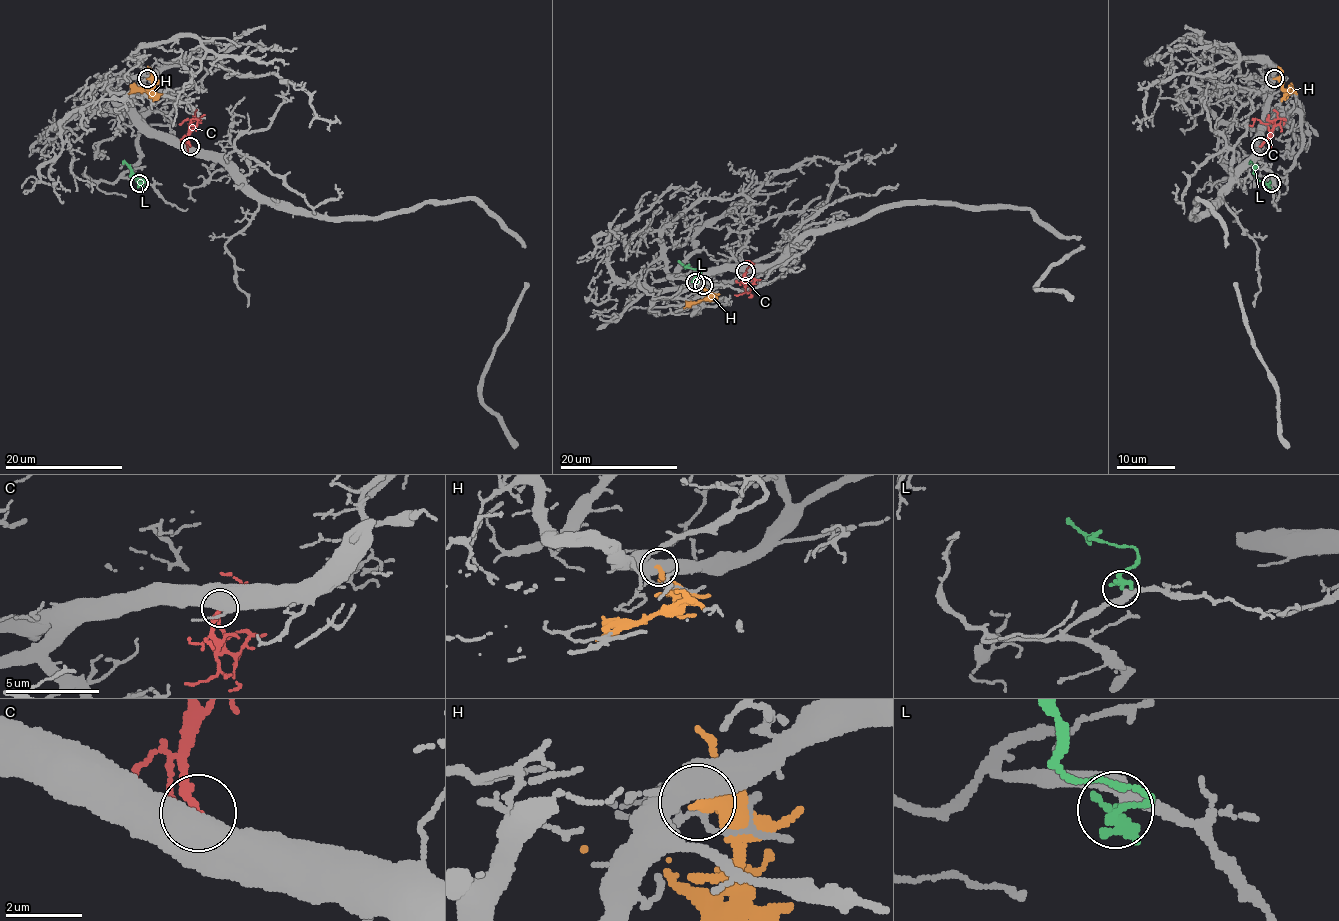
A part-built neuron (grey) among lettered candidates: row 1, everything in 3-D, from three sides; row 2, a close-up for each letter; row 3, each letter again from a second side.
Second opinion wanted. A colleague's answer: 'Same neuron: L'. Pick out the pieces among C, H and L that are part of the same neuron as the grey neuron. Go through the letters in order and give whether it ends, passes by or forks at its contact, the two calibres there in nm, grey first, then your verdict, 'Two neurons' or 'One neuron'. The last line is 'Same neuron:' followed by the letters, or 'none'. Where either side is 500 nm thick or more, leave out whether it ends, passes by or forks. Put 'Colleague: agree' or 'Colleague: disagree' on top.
Colleague: disagree
C: It ends there. Thickness 480 nm (grey) against 200 nm. One neuron
H: It ends there. Thickness 480 nm (grey) against 280 nm. Two neurons
L: It ends there. Thickness 320 nm (grey) against 340 nm. Two neurons
Same neuron: C

